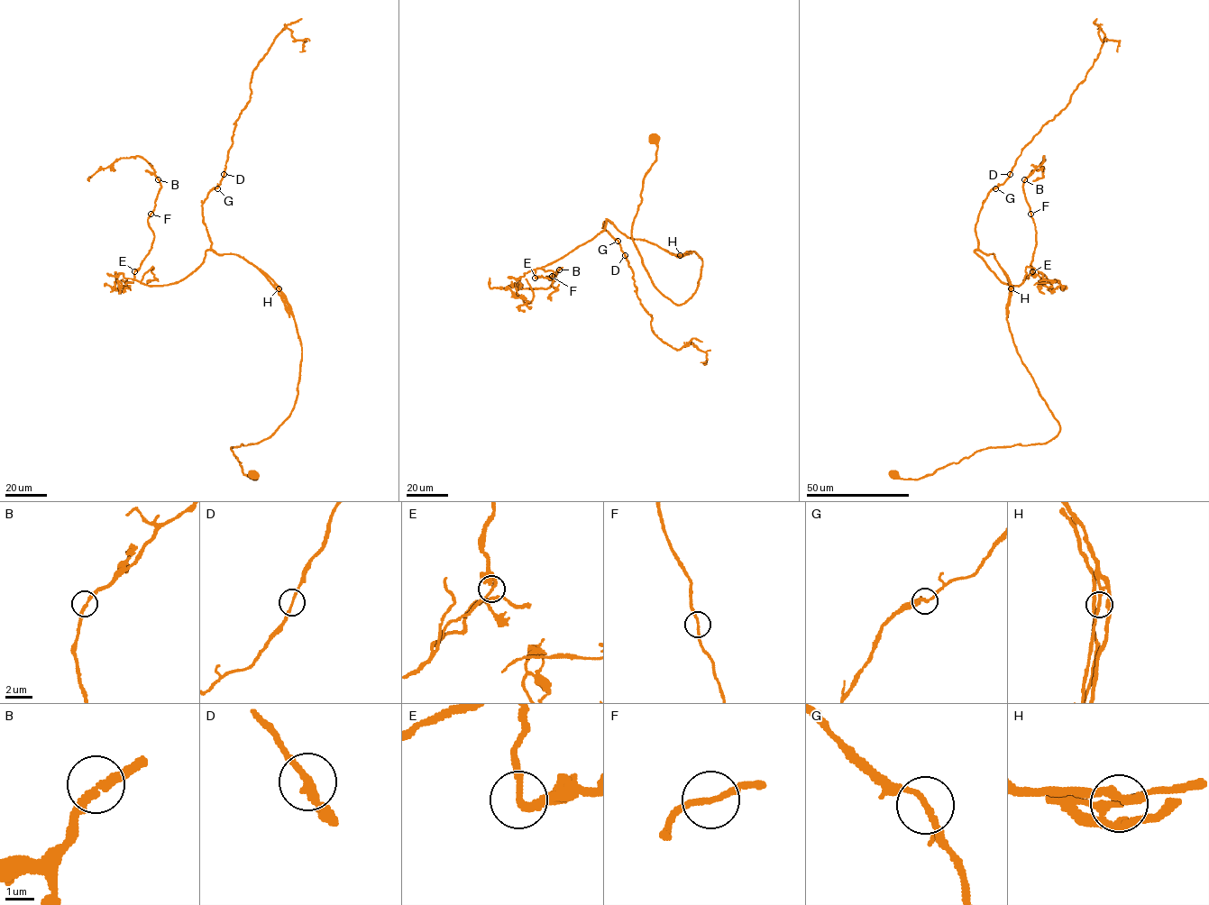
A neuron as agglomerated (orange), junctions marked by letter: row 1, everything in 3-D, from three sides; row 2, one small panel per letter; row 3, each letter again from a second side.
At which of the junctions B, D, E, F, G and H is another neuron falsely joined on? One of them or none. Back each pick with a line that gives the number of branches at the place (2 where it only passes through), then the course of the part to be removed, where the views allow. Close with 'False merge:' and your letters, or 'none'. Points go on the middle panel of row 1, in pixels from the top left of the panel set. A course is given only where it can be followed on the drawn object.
False merge: none

